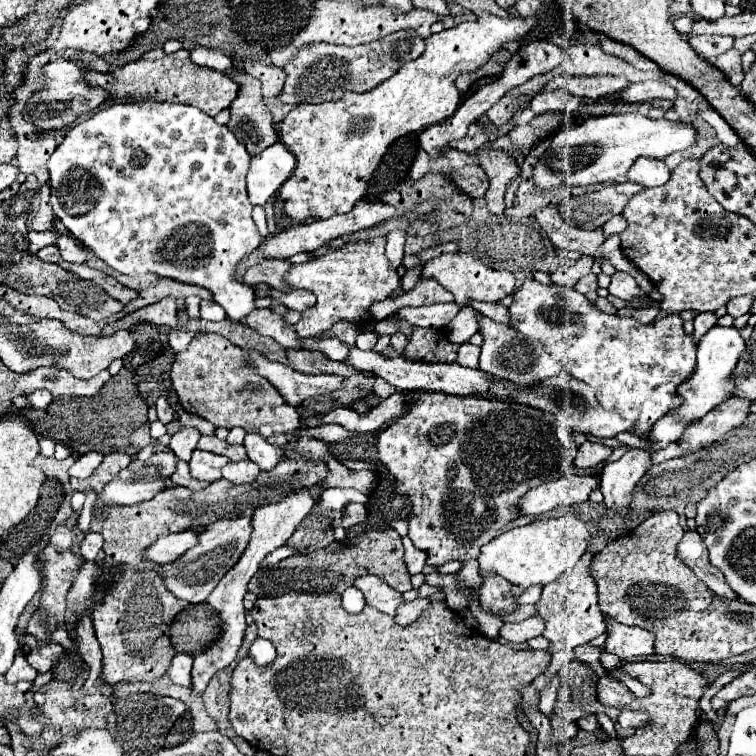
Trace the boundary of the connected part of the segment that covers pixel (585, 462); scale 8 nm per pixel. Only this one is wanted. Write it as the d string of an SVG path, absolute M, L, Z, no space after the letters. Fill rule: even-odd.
M584 442L578 448L578 456L576 456L576 468L592 468L596 464L600 464L602 460L606 460L612 454L610 446L606 444L596 444L596 442Z

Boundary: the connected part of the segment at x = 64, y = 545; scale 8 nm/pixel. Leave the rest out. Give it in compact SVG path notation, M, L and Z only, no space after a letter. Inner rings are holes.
M62 524L56 528L56 532L50 536L48 544L52 544L58 552L68 552L74 548L74 540L82 542L82 538L86 536L86 532L82 532L78 528L78 524Z

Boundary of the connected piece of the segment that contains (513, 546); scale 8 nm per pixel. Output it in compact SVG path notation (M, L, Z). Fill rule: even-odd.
M574 514L558 518L540 518L526 526L516 526L500 536L496 536L488 546L482 546L478 564L482 572L494 572L504 576L510 584L520 584L524 588L534 584L548 584L558 580L562 574L570 572L592 540L590 524Z

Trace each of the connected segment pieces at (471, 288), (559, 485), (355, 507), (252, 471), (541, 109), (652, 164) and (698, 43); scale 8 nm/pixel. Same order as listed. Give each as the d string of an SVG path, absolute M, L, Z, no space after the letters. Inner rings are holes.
M454 252L454 254L442 254L438 258L432 258L426 262L422 270L422 278L434 278L438 280L448 292L454 294L454 302L460 306L470 304L472 300L480 302L500 302L508 294L514 292L514 274L508 270L496 270L492 266L486 266L484 262L476 260L476 256L466 252Z
M566 474L558 480L550 480L528 490L528 494L524 494L518 500L516 510L520 516L546 514L556 506L572 506L588 500L588 494L598 486L600 486L600 480L596 476Z
M348 504L348 506L344 508L344 516L342 516L340 520L332 522L330 526L332 526L332 528L338 528L338 526L350 528L350 526L362 522L364 518L366 518L366 506L364 506L364 504Z
M240 460L240 462L228 462L222 468L222 476L234 484L248 484L248 480L256 480L260 474L260 468L252 460Z
M556 90L556 92L540 92L534 96L530 102L530 108L534 114L544 114L552 110L562 110L562 112L574 112L582 104L580 98L570 96L566 90Z
M638 158L630 170L628 170L628 180L642 184L646 188L662 186L670 178L670 170L662 160L652 160L652 158Z
M690 36L688 42L694 48L694 52L698 52L698 56L708 60L712 56L718 56L730 50L734 44L734 38L730 36Z

